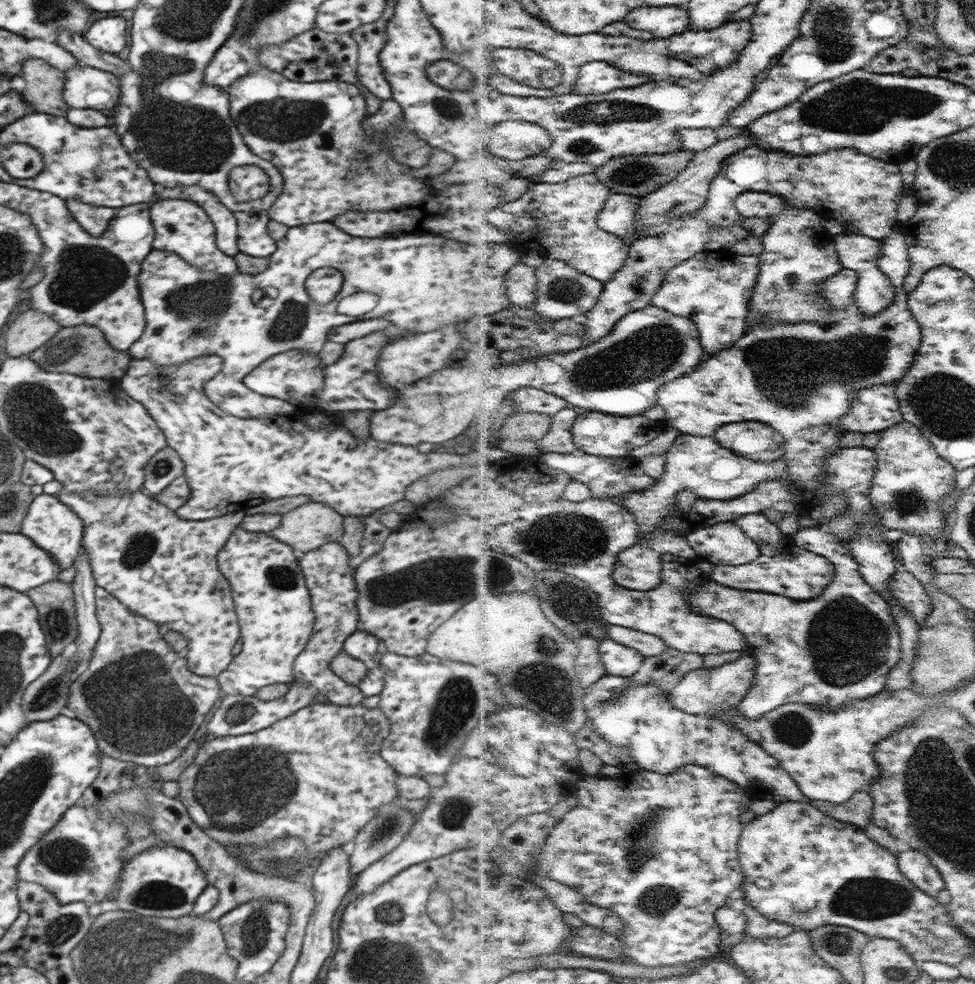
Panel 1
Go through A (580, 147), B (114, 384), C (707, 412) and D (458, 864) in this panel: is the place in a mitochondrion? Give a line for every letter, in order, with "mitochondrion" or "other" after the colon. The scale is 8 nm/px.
A: mitochondrion
B: other
C: other
D: other

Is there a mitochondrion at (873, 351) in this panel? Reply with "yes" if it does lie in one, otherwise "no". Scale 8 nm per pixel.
yes

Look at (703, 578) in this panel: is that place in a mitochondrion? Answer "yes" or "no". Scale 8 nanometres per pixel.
no

